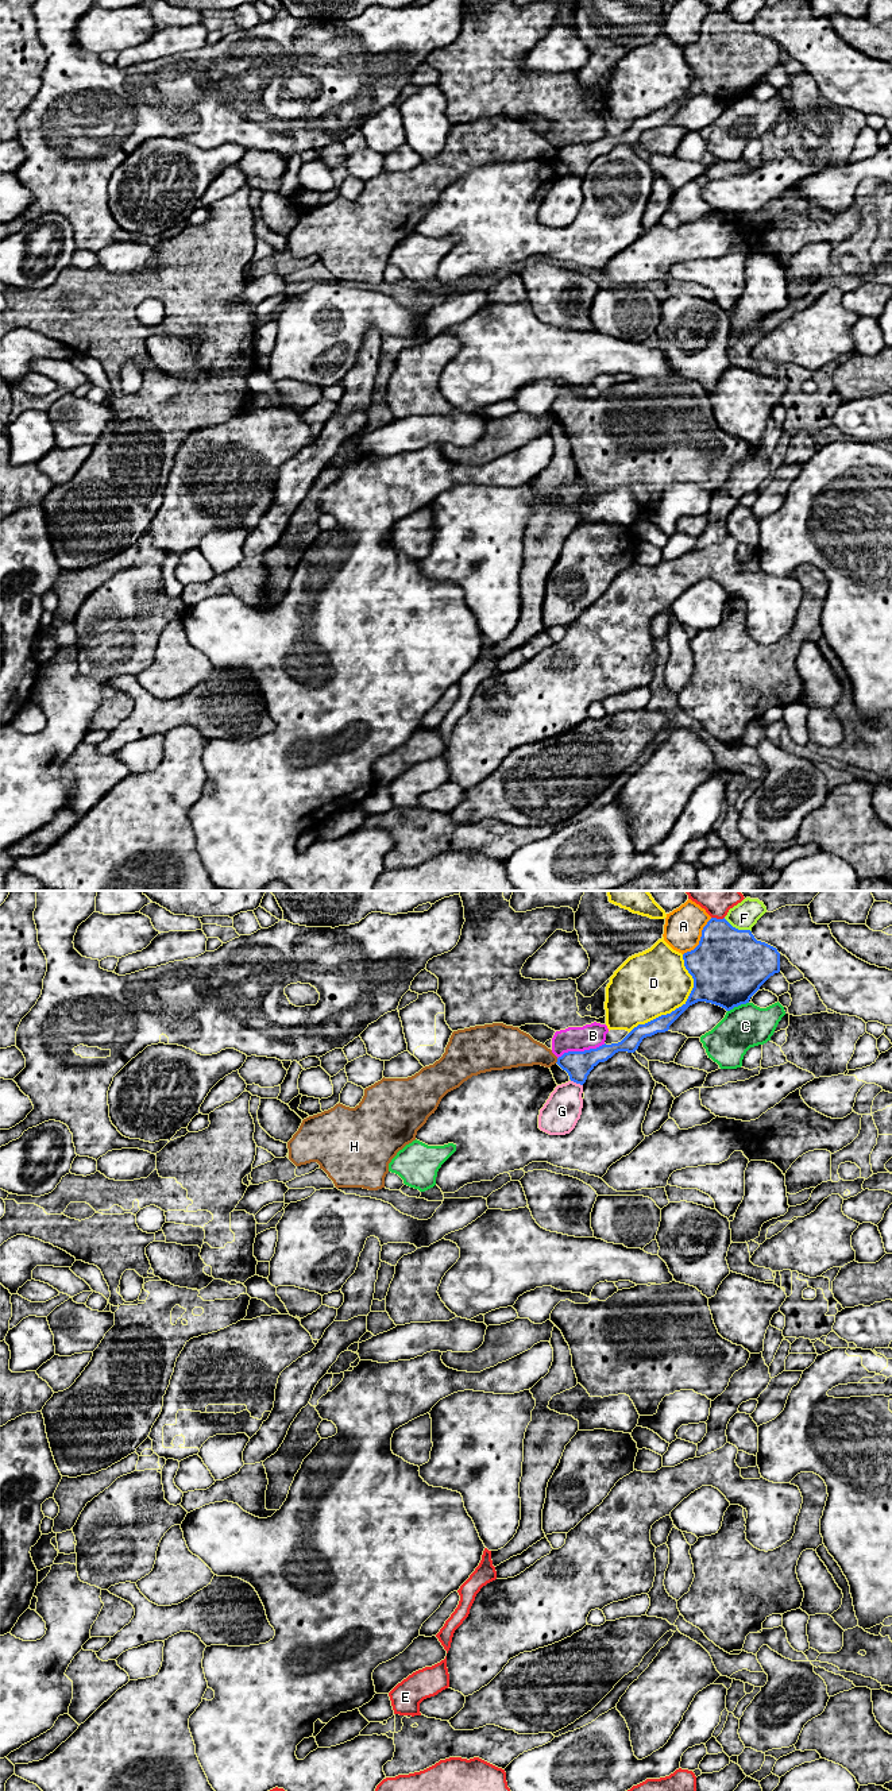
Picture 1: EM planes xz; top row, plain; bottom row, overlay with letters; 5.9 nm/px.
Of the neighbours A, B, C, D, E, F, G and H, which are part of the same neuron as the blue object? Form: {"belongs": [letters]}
{"belongs": []}

